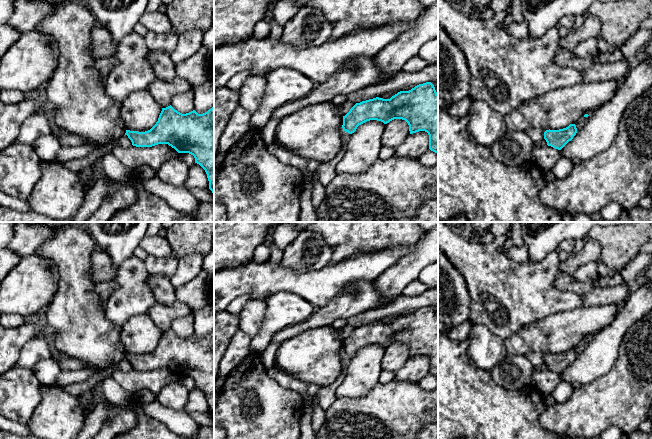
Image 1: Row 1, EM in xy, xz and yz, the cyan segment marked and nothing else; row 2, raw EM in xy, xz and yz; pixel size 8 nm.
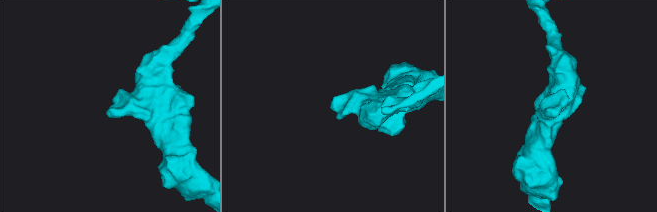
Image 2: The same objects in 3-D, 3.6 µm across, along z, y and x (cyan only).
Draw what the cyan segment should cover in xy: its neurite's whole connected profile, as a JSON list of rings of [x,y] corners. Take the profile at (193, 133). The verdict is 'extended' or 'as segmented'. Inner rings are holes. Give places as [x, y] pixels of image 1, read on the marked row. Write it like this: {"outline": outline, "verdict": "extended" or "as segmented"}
{"outline": [[[171,105],[162,108],[156,124],[148,131],[126,130],[136,147],[168,144],[178,153],[189,153],[206,172],[214,194],[214,107],[203,114],[195,110],[182,114]]], "verdict": "as segmented"}

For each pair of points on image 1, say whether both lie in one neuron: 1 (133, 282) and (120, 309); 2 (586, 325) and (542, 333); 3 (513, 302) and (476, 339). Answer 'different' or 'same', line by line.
1: same
2: same
3: different

